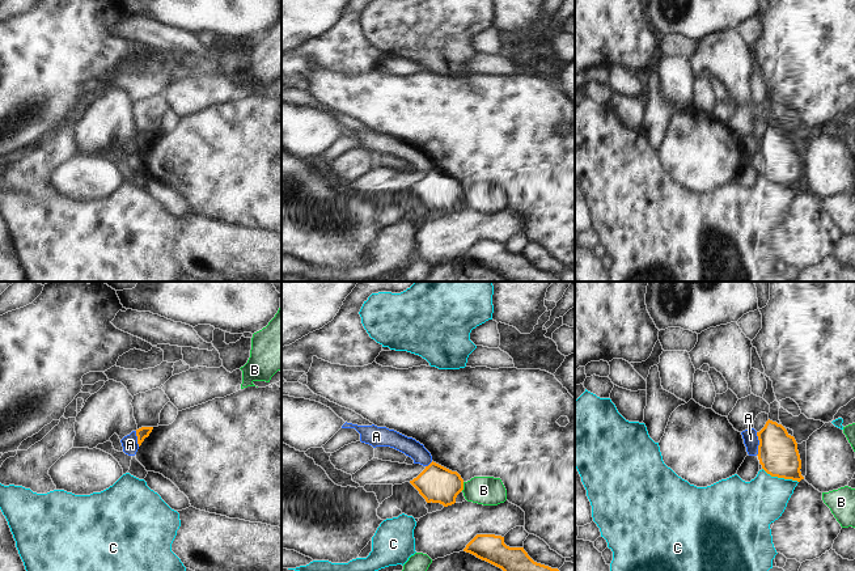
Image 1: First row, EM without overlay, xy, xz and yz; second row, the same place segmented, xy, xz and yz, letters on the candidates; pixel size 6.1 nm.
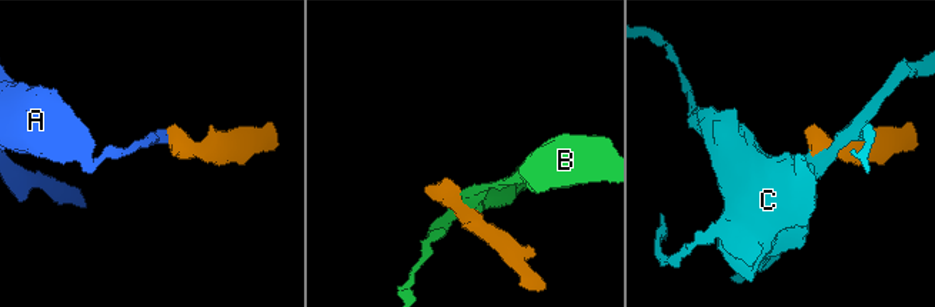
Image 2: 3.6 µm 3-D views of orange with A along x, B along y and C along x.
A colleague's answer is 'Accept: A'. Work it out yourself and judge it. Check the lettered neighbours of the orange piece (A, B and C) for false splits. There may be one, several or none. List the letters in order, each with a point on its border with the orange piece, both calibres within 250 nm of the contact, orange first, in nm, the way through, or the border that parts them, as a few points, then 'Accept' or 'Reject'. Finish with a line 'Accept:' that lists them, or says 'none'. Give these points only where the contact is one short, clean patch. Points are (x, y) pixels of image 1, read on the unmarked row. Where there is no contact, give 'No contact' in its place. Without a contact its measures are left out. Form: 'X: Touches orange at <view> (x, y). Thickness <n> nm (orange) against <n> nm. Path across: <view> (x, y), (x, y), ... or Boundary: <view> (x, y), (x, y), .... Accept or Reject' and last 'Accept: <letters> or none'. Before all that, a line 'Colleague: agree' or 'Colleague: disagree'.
Colleague: disagree
A: Touches orange at yz (760, 151). Thickness 240 nm (orange) against 90 nm. Boundary: yz (756, 139), (758, 147), (757, 161). Reject
B: Touches orange at xz (462, 193). Thickness 220 nm (orange) against 180 nm. Reject
C: Touches orange at yz (781, 184). Thickness 240 nm (orange) against 300 nm. Boundary: yz (762, 174), (771, 182), (791, 185), (798, 189). Reject
Accept: none.

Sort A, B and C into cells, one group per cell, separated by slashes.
A / B / C

